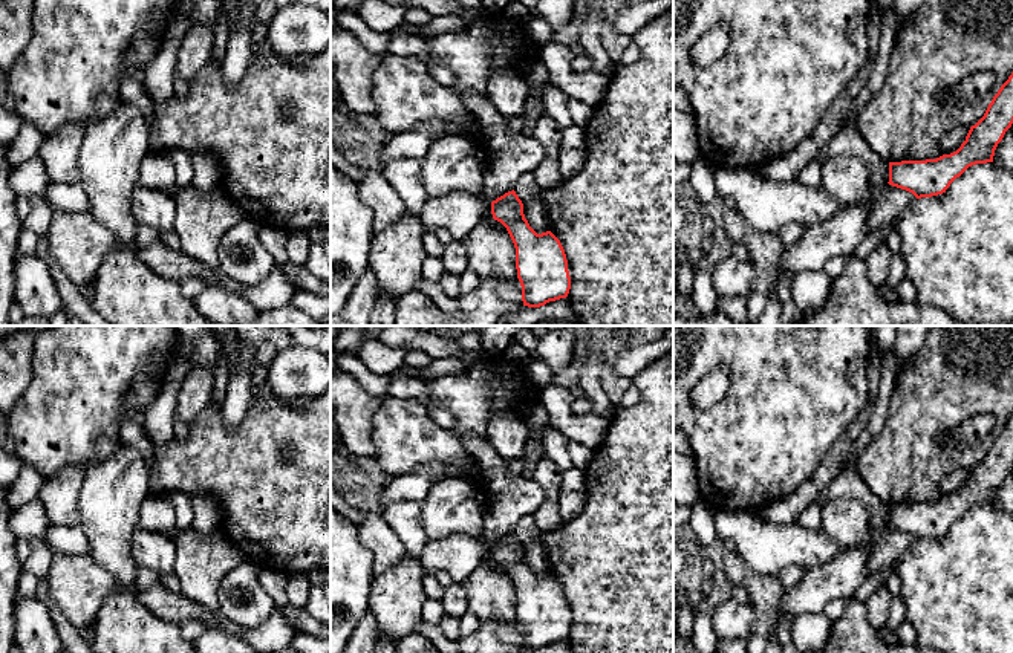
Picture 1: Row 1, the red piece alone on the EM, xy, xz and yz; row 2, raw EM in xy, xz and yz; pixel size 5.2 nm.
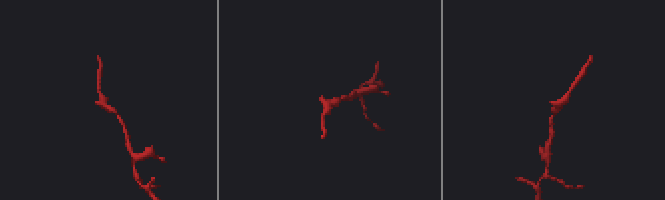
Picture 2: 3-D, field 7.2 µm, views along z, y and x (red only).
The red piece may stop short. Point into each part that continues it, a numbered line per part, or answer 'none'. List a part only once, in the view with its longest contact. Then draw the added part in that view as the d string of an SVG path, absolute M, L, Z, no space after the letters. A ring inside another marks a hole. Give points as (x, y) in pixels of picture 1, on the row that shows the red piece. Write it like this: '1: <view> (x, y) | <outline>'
none

